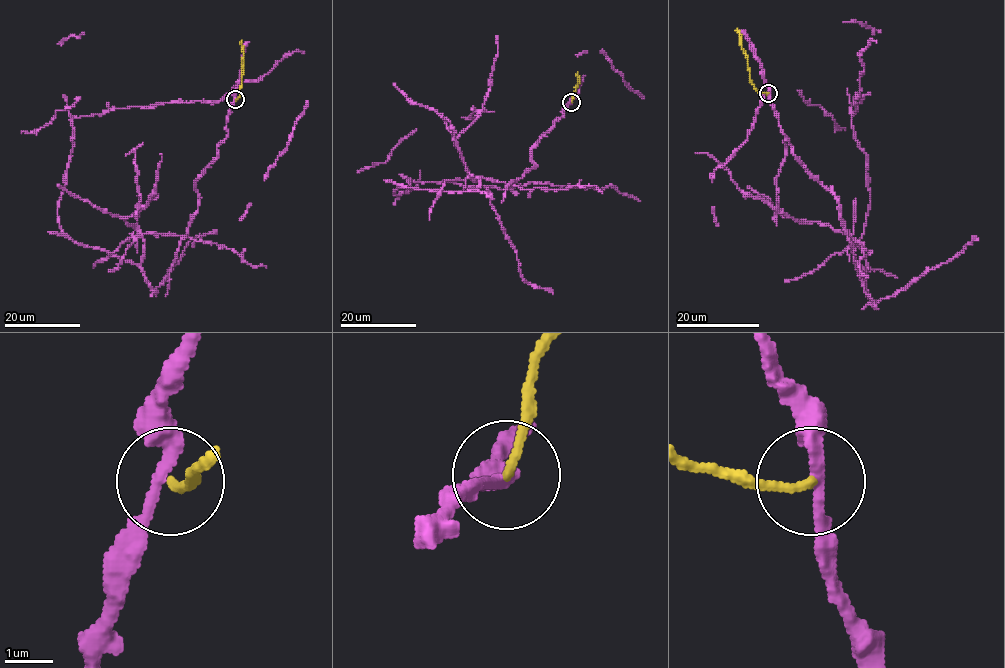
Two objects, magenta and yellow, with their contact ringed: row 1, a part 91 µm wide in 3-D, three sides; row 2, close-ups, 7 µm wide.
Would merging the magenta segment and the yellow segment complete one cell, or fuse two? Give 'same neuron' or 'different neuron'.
different neuron

